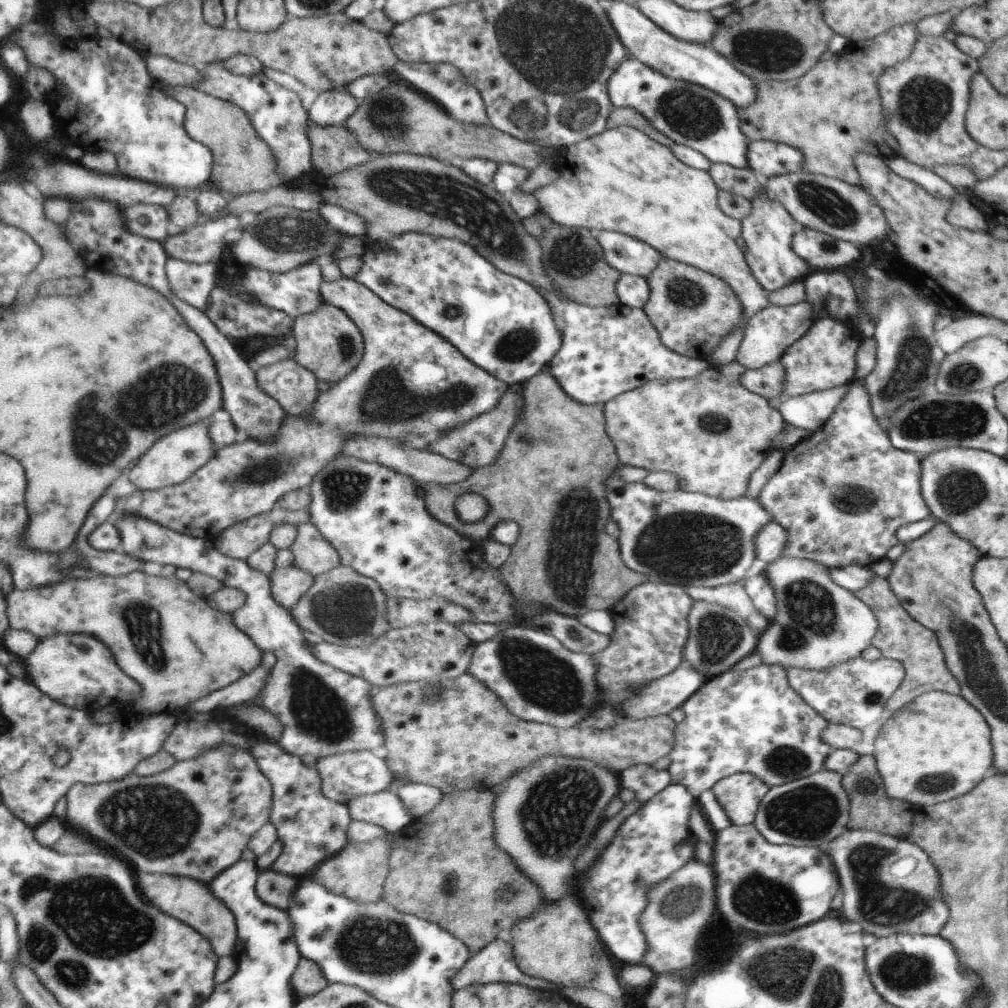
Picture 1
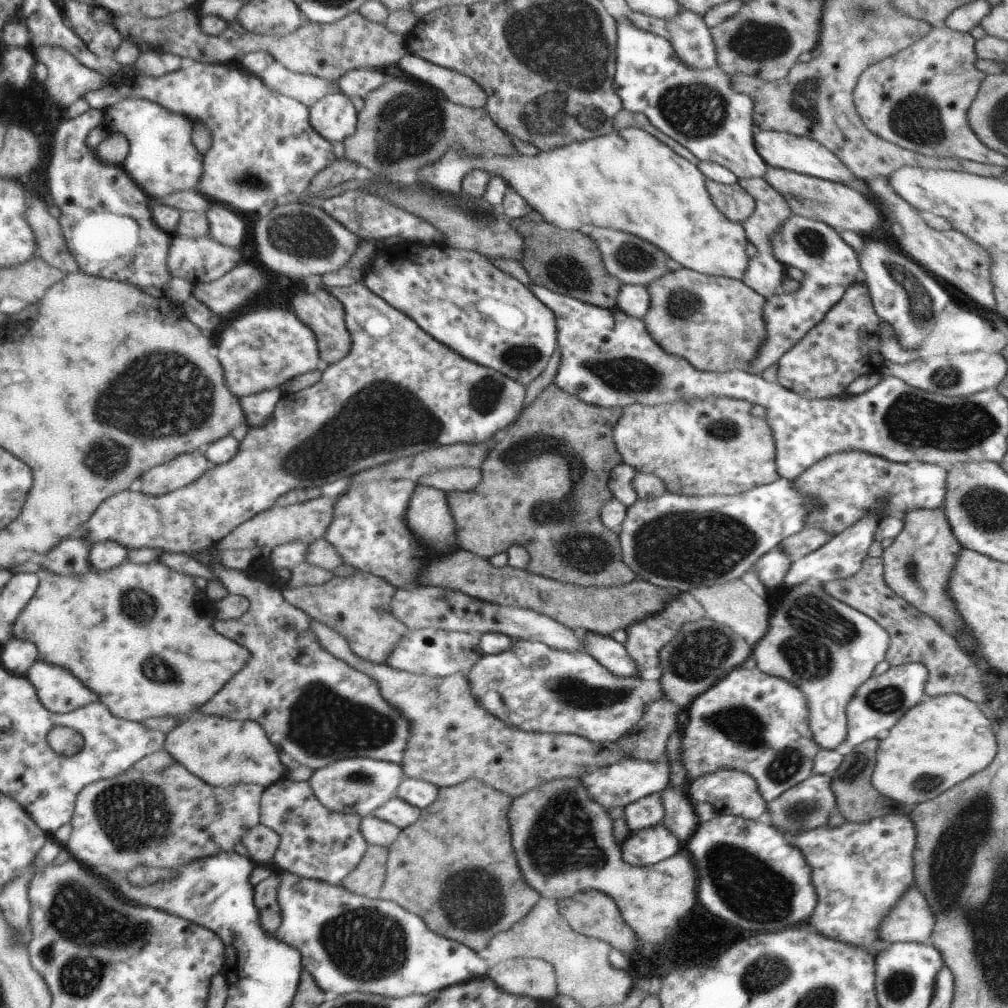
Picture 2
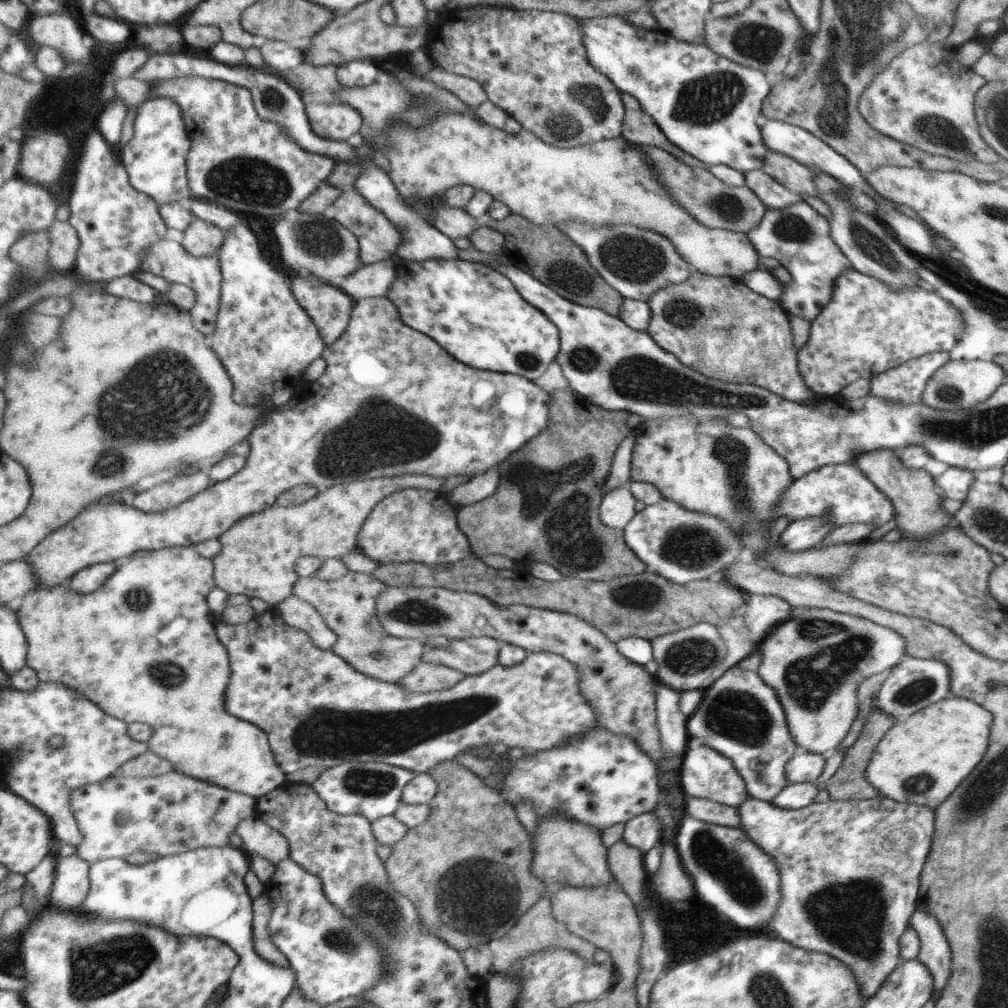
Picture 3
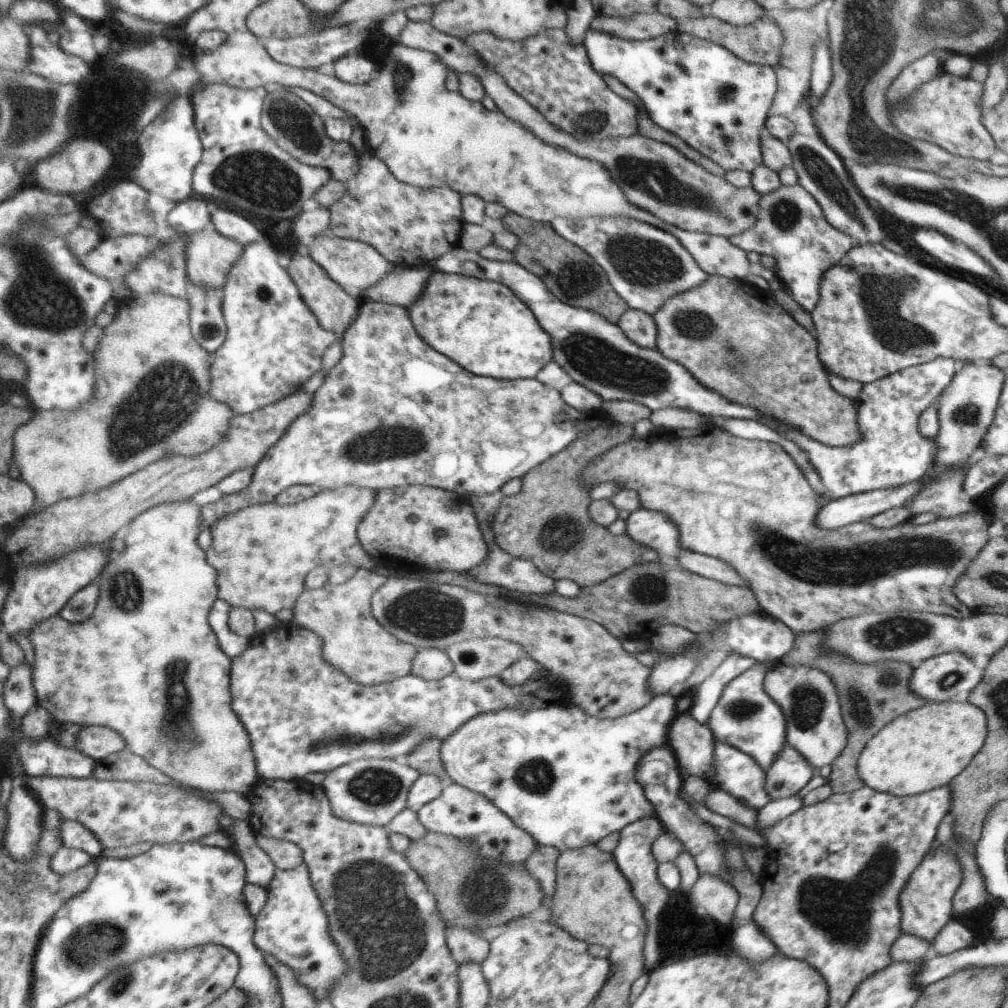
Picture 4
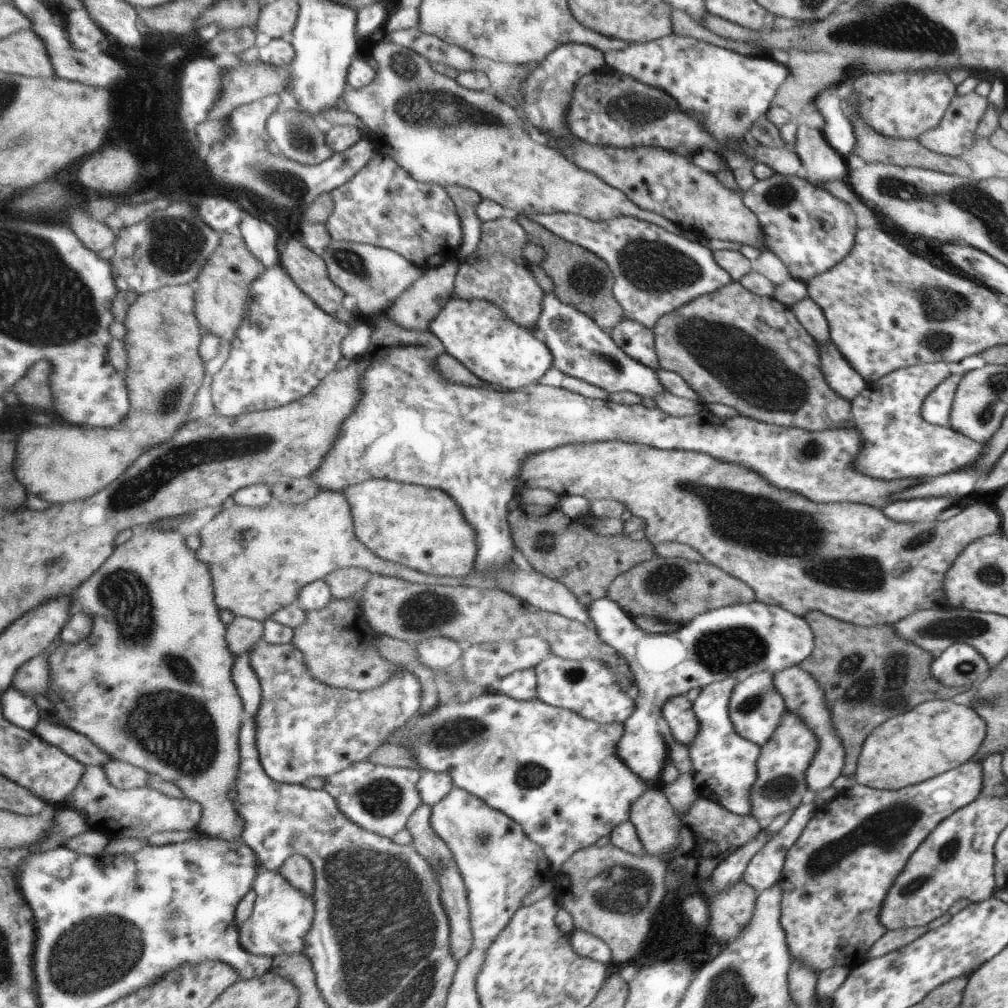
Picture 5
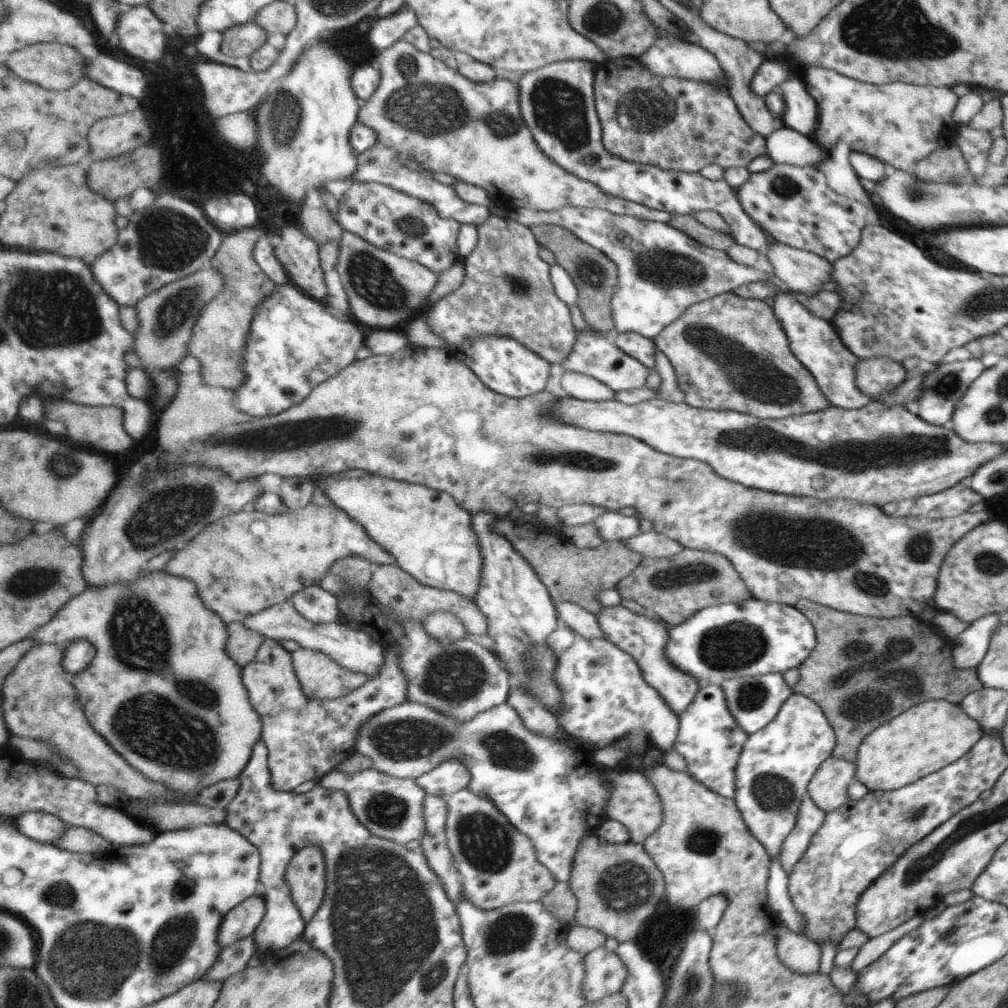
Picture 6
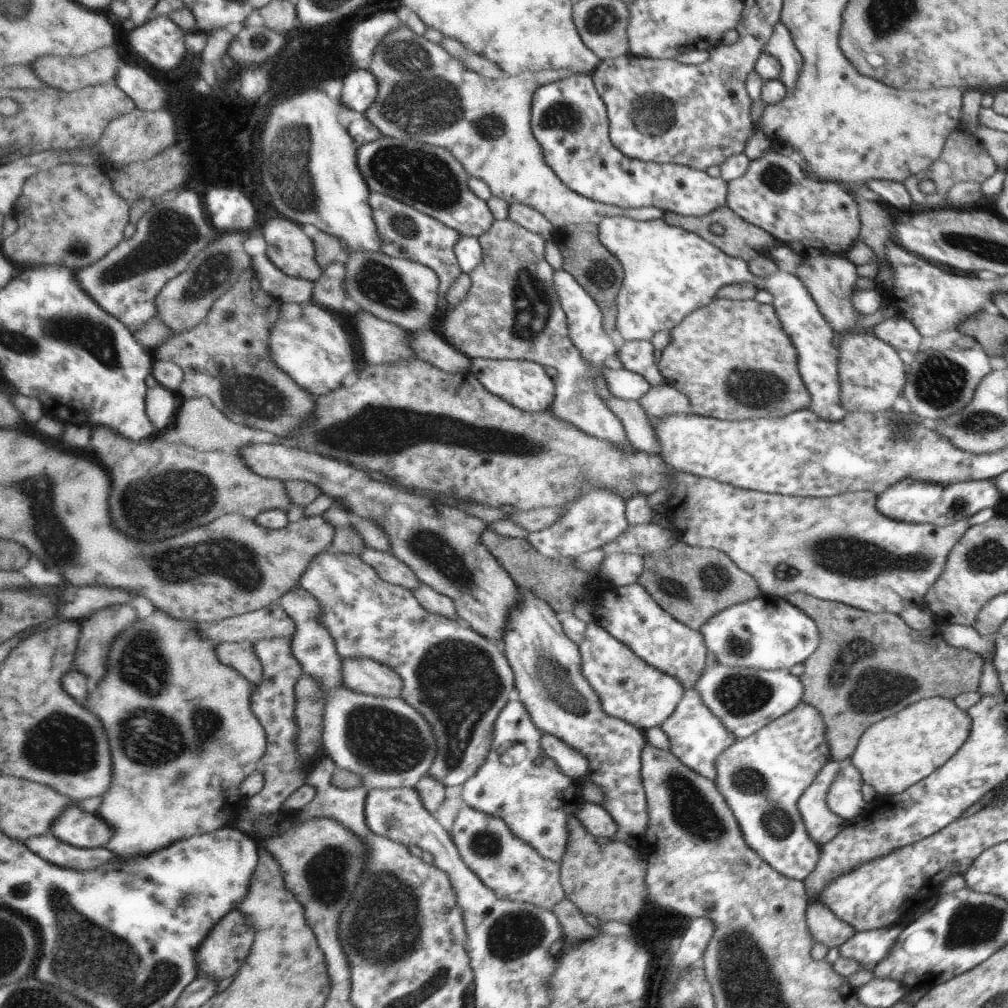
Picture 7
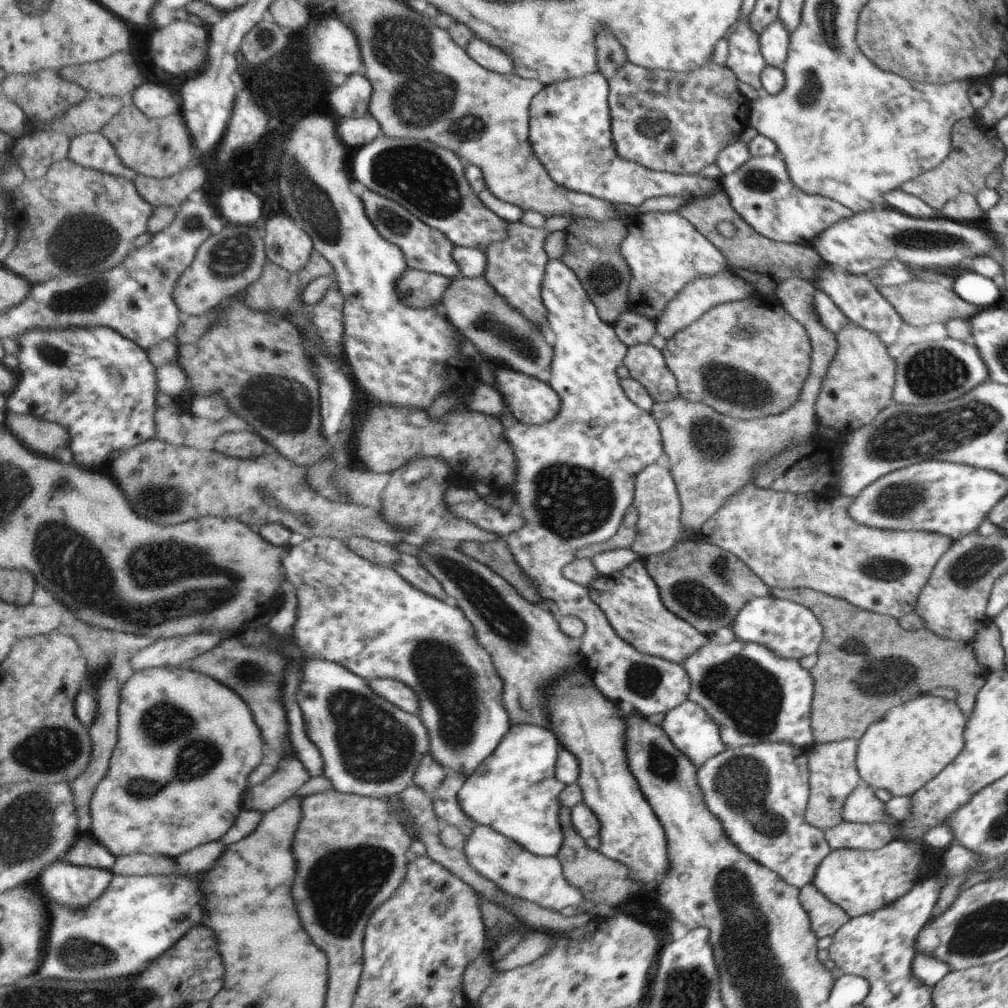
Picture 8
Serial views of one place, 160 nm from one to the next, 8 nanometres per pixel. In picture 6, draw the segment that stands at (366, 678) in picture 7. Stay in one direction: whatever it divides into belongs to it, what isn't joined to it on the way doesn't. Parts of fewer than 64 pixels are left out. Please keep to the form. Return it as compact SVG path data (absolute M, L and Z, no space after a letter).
M290 601L250 616L244 620L244 623L246 627L263 633L268 639L294 640L302 647L327 653L345 668L355 672L367 673L370 678L378 675L382 671L382 666L386 663L383 646L367 631L353 628L347 622L341 620L323 624L311 622Z

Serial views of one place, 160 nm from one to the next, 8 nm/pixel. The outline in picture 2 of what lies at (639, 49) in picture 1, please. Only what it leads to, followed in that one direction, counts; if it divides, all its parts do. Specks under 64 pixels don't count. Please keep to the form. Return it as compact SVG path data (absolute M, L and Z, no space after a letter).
M681 8L682 10L678 15L674 16L674 19L658 19L637 11L630 11L628 16L637 28L653 33L655 36L669 42L674 48L675 56L679 57L680 63L686 62L690 69L699 71L713 70L718 66L717 49L714 47L709 28L706 26L702 16L699 16L693 10Z

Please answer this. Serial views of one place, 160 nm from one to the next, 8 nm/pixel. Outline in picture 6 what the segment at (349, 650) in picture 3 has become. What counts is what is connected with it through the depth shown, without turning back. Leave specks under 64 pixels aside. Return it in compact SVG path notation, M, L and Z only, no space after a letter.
M301 647L292 655L298 679L312 699L339 699L357 691L370 679L367 673L349 670L315 649Z

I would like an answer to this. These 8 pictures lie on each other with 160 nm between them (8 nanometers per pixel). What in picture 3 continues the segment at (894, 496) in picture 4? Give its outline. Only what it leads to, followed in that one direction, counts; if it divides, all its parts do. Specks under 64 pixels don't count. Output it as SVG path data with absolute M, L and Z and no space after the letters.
M813 517L790 522L778 535L778 542L791 553L804 551L817 544L834 526Z

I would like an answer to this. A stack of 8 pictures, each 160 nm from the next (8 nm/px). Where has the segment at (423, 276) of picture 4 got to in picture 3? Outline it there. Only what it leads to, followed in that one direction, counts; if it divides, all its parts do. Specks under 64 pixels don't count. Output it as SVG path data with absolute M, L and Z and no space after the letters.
M396 258L362 265L349 276L342 289L356 300L388 297L389 289L396 279Z

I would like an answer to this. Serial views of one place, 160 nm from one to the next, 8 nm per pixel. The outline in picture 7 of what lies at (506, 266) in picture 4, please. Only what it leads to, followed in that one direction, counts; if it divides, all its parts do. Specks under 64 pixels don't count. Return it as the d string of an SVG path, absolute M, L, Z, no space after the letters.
M623 367L620 369L606 368L606 371L602 372L602 376L605 377L609 392L613 396L625 399L626 401L636 402L651 387L646 377Z

